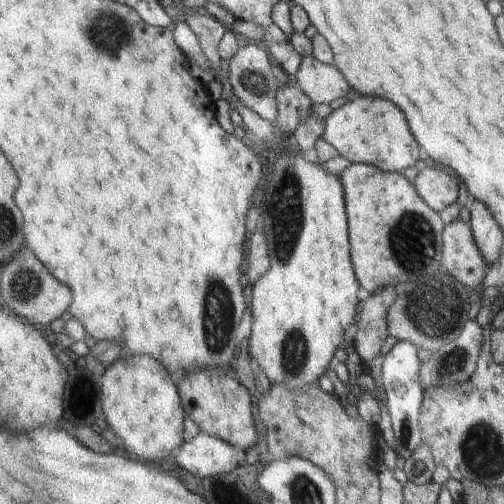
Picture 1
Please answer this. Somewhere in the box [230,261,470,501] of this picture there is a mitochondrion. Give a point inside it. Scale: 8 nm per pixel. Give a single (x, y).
(436, 310)

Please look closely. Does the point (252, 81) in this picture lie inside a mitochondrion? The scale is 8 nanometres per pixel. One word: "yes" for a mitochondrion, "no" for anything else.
yes

